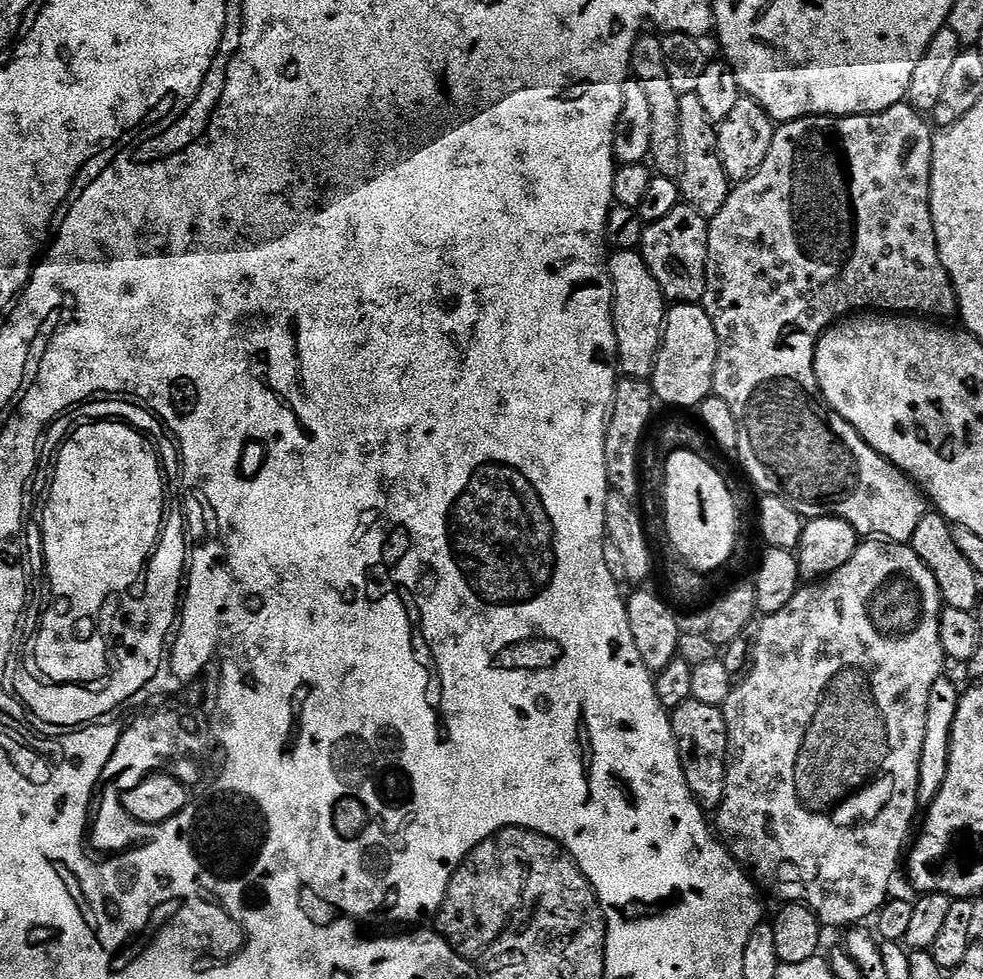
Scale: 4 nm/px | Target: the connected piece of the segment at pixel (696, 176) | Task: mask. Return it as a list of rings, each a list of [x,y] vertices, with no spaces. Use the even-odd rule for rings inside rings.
[[[695,92],[681,96],[678,102],[678,132],[682,138],[683,172],[678,177],[680,195],[683,203],[688,204],[698,214],[711,218],[726,206],[726,198],[730,191],[730,181],[720,157],[717,125],[706,114],[702,101]]]

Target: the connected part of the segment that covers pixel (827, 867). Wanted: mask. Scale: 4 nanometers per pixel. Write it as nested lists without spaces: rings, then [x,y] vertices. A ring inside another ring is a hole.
[[[883,538],[869,539],[857,546],[846,566],[823,577],[822,582],[801,587],[794,598],[782,606],[782,610],[759,621],[753,669],[733,687],[730,698],[726,698],[722,705],[728,731],[728,769],[726,794],[714,812],[715,831],[728,853],[750,873],[757,885],[765,889],[768,887],[774,895],[781,896],[781,901],[806,905],[825,929],[844,930],[859,925],[867,921],[864,920],[867,916],[875,917],[880,907],[890,899],[888,891],[892,888],[892,875],[896,872],[896,863],[899,860],[901,863],[905,855],[913,831],[912,819],[918,809],[918,774],[922,766],[922,742],[926,742],[926,710],[930,706],[930,690],[946,672],[940,633],[941,611],[938,582],[916,551],[908,544],[893,544]]]

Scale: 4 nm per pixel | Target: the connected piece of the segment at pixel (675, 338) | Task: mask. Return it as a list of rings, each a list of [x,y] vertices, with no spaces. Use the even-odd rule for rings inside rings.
[[[673,303],[664,320],[664,337],[650,377],[655,399],[661,405],[669,404],[672,408],[699,409],[702,401],[713,395],[712,383],[719,349],[714,322],[704,307],[700,304]]]

